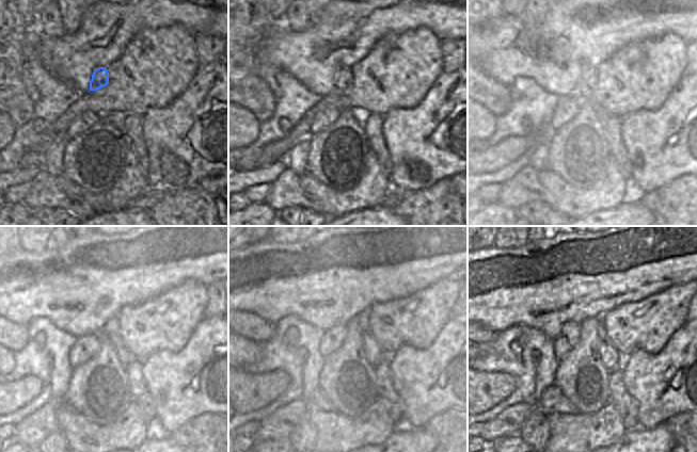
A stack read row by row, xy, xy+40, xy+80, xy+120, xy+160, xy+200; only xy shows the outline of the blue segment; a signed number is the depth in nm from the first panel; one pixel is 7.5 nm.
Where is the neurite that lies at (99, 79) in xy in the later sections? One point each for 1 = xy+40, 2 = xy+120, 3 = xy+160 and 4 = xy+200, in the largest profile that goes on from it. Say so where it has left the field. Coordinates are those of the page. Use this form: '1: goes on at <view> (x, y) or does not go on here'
1: goes on at xy+40 (343, 81)
2: goes on at xy+120 (111, 329)
3: goes on at xy+160 (368, 356)
4: goes on at xy+200 (610, 356)

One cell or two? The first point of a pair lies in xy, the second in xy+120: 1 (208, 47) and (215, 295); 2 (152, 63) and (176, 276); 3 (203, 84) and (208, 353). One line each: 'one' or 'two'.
1: one
2: two
3: one

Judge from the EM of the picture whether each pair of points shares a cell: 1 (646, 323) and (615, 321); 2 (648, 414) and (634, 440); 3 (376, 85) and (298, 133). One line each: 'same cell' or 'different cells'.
1: same cell
2: different cells
3: same cell

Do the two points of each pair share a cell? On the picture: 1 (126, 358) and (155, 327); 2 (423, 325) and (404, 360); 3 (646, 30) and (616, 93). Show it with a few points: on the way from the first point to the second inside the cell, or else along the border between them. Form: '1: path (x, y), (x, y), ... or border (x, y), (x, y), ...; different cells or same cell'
1: border (119, 334), (123, 344), (135, 358); different cells
2: border (430, 338), (418, 352), (396, 351), (384, 358); different cells
3: border (665, 34), (631, 43), (618, 51); different cells

